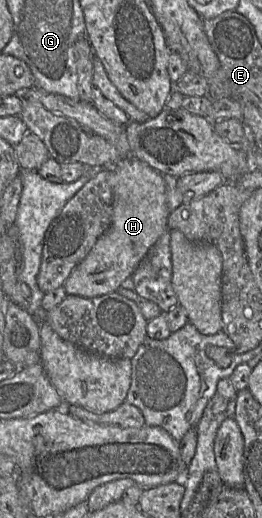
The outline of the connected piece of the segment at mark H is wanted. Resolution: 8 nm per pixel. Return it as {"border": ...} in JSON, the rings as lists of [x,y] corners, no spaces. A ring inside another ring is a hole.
{"border":[[[135,157],[121,158],[111,169],[111,225],[65,280],[63,288],[67,295],[94,298],[116,292],[121,283],[132,276],[149,249],[168,229],[170,211],[166,204],[166,183],[163,175]]]}

